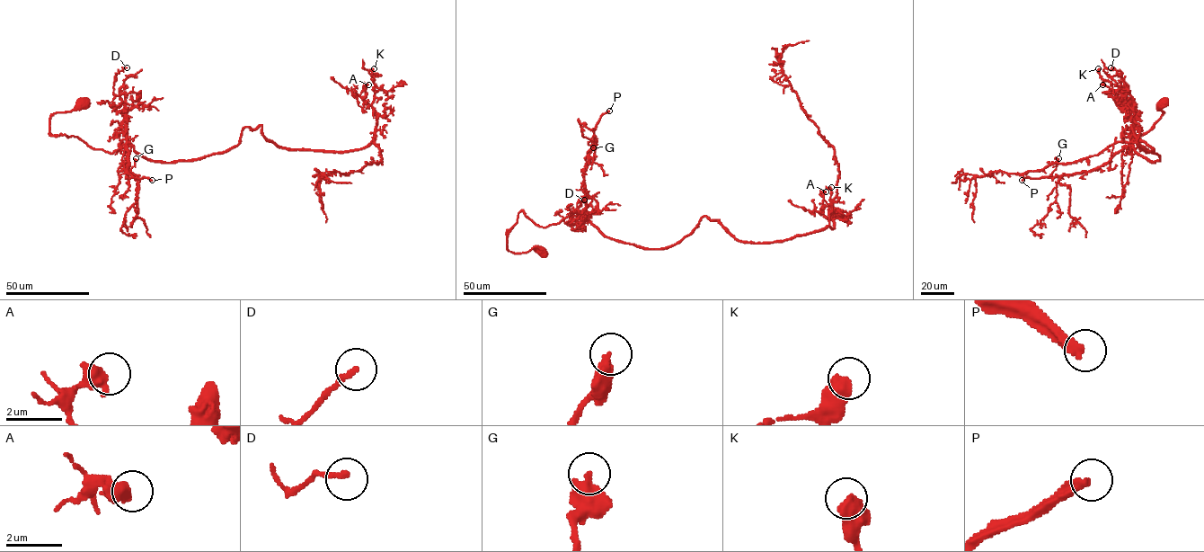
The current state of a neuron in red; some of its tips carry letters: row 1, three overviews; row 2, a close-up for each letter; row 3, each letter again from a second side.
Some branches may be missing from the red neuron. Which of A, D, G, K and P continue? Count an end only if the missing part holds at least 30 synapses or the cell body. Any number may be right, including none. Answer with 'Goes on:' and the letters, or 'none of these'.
Goes on: P

